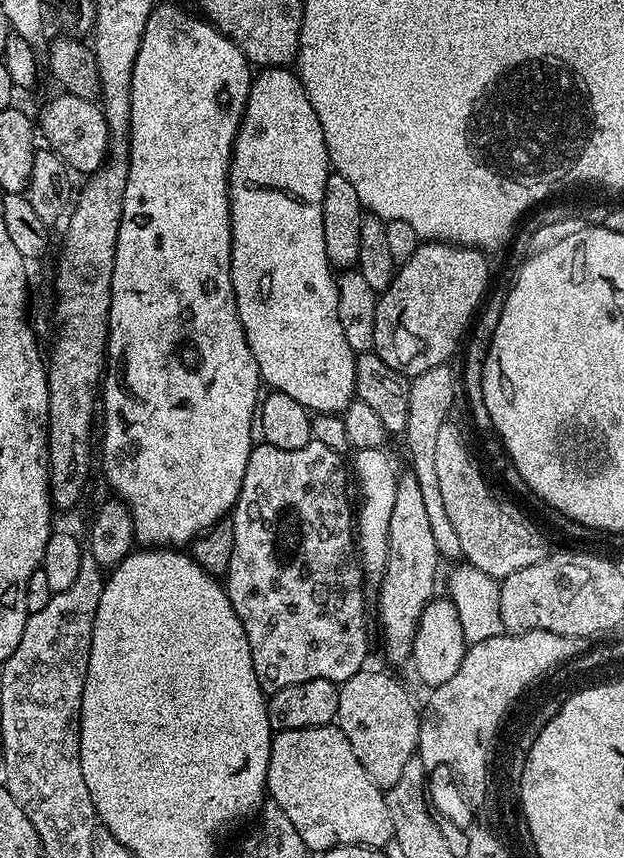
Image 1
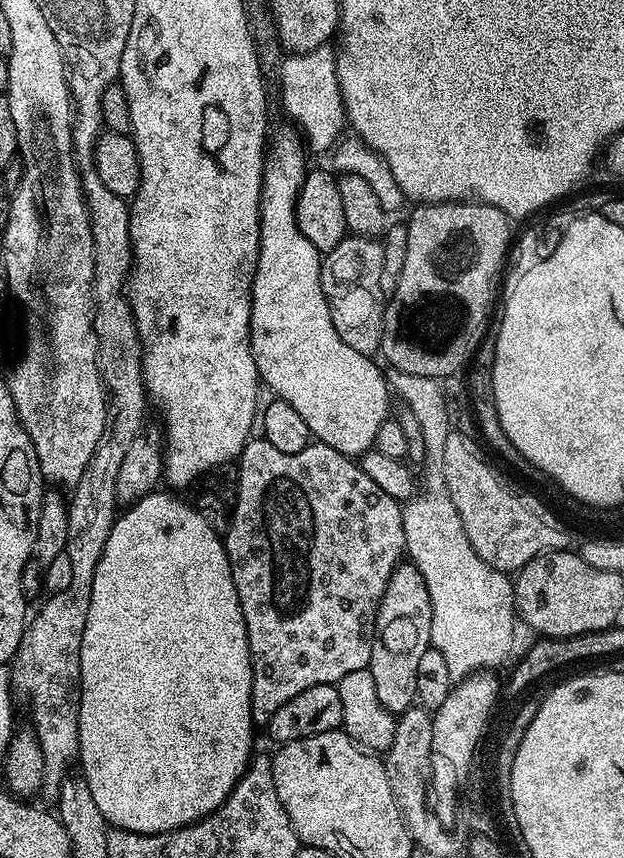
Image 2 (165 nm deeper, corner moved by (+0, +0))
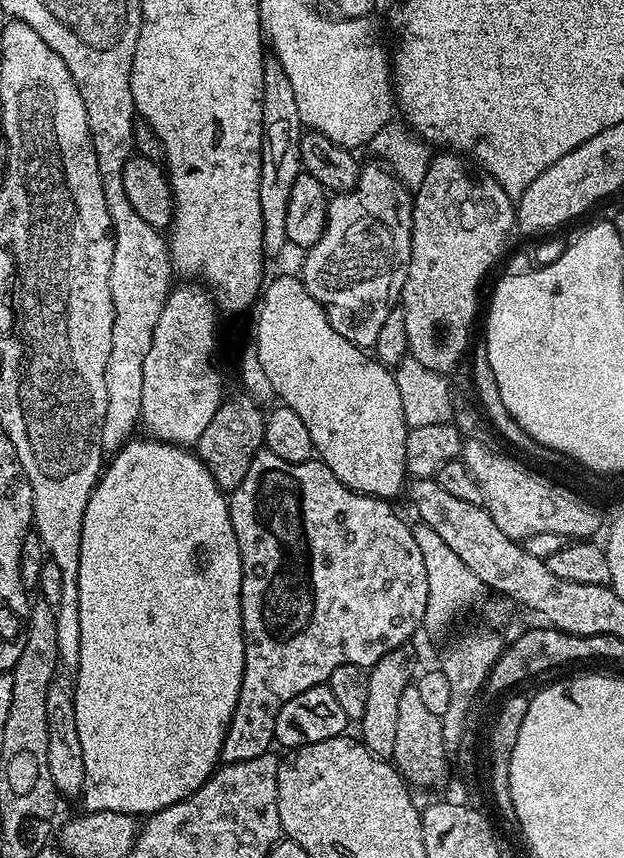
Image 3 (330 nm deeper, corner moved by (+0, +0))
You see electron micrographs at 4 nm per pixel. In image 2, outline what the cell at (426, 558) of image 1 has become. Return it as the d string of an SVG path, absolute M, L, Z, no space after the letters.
M401 562L394 570L394 574L382 594L382 602L378 606L376 632L372 635L370 662L367 666L368 672L374 674L374 691L378 693L378 702L382 702L382 706L393 714L404 712L417 703L418 662L432 643L431 621L430 590L426 590L426 582L422 578L422 574L412 563Z

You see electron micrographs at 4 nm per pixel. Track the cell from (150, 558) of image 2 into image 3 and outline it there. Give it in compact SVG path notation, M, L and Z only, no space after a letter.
M133 438L111 457L110 463L101 471L99 480L86 503L85 517L82 518L81 532L81 560L78 562L78 620L81 622L81 656L80 664L74 670L76 676L76 688L72 692L74 702L74 718L78 722L78 742L82 742L82 763L86 766L86 782L82 793L84 808L89 812L125 812L128 816L151 814L160 812L166 806L174 806L182 802L186 797L194 795L206 781L217 771L221 763L220 751L226 738L226 730L230 726L230 718L234 714L234 706L238 702L238 694L242 686L242 674L244 673L244 623L240 613L240 587L242 586L242 562L238 550L238 538L234 534L232 519L228 513L229 497L214 482L210 470L201 462L195 451L175 444L163 444L161 440L151 438Z

